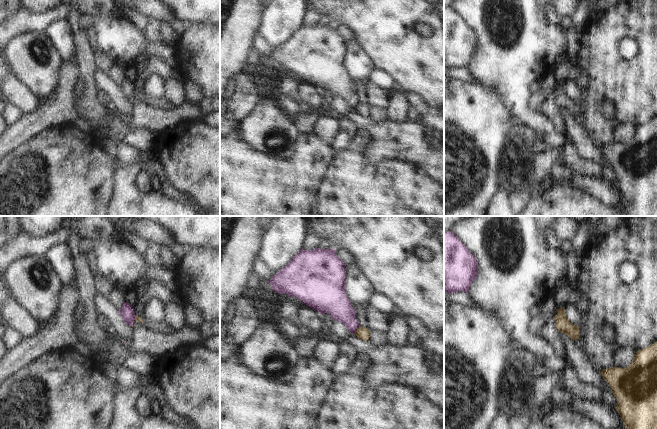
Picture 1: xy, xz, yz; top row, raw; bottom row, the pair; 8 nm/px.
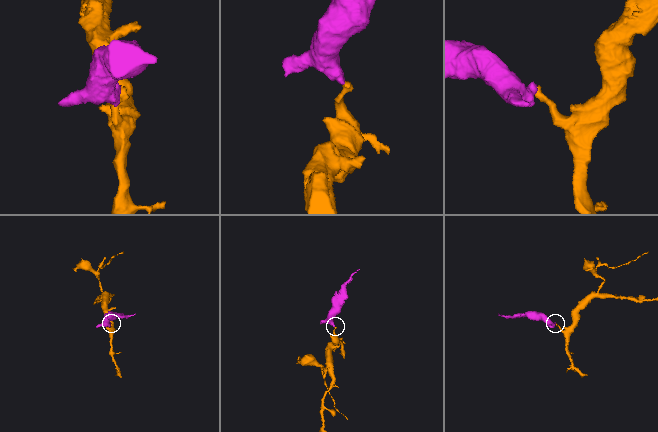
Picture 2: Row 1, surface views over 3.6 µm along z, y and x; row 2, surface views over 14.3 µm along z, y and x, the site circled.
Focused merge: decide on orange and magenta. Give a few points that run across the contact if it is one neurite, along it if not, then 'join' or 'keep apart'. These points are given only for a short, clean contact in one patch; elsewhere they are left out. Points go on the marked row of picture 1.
line xz (359, 326), (353, 333); keep apart

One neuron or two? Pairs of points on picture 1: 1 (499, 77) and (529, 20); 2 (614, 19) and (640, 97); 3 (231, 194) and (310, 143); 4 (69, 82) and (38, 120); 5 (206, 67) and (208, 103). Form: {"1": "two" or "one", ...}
{"1": "one", "2": "one", "3": "one", "4": "one", "5": "two"}

